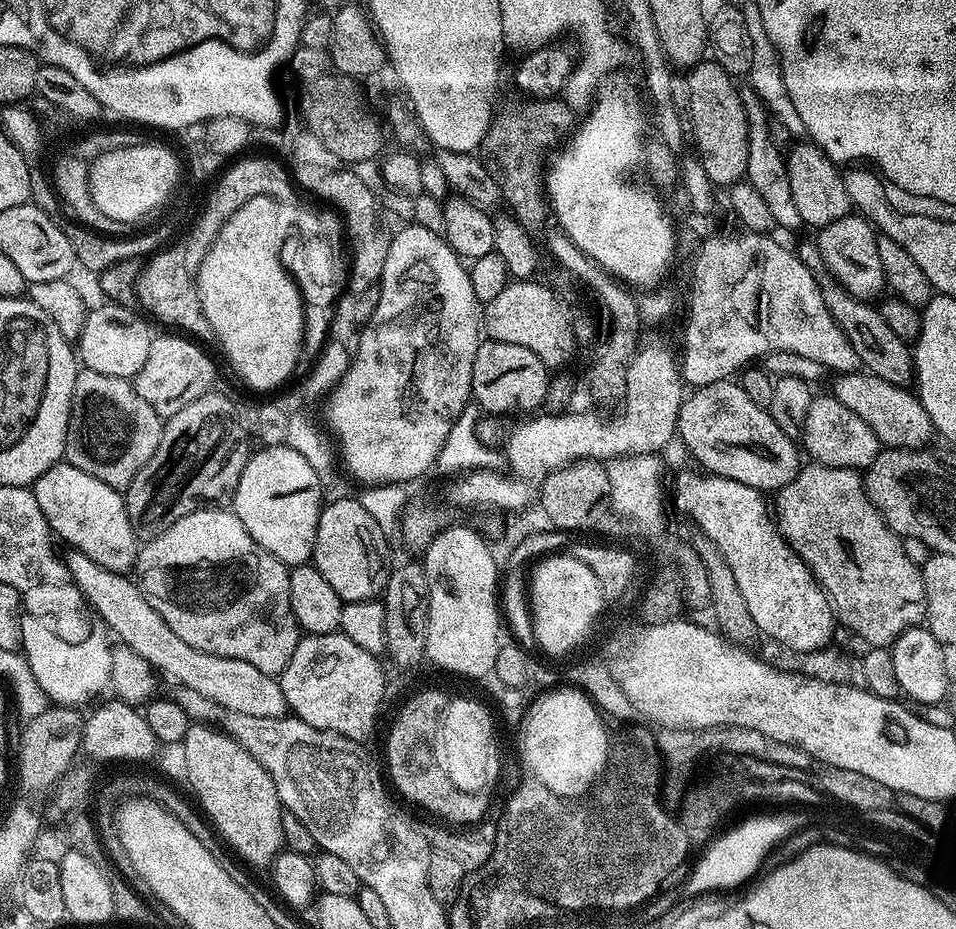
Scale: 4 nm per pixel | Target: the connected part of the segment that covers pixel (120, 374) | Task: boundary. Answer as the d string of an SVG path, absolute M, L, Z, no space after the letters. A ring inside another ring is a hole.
M111 302L101 305L101 308L93 307L89 311L82 326L82 334L78 341L79 363L90 370L98 370L98 374L110 374L110 378L132 380L138 374L138 370L142 370L146 357L150 355L153 325L139 311Z

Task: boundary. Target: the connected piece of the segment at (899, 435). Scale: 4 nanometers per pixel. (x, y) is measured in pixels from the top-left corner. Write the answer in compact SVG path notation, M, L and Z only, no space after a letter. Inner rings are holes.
M867 370L837 375L834 395L846 410L854 410L880 440L884 448L923 448L934 436L930 414L922 406L919 395L908 388L899 388Z

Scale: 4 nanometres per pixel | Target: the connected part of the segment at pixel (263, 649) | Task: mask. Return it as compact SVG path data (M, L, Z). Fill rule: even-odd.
M220 506L201 508L199 512L191 512L178 518L178 522L174 522L174 526L162 530L153 540L143 541L136 553L134 576L146 602L150 602L150 606L154 606L154 610L158 610L158 614L162 614L166 626L170 626L170 630L174 630L174 634L178 634L178 638L182 638L182 642L186 642L186 646L194 646L194 650L202 650L206 654L218 654L222 658L238 658L242 662L250 662L250 666L258 666L258 670L262 670L262 674L279 678L286 670L286 662L290 662L290 654L294 654L294 646L298 646L302 635L300 627L296 625L294 610L290 606L290 578L288 577L290 568L278 558L274 558L274 554L262 550L262 546L258 546L258 542L254 542L254 538L250 538L250 534L246 534L246 526L242 526L242 522L236 517L235 512L231 510L223 512L224 510Z

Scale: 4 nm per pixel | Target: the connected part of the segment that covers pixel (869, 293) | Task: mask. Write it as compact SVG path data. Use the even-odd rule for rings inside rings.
M849 214L838 218L838 222L830 222L830 226L819 229L817 236L820 236L816 240L820 260L843 291L865 302L875 301L881 295L879 292L885 291L882 258L878 258L878 232L863 215Z

